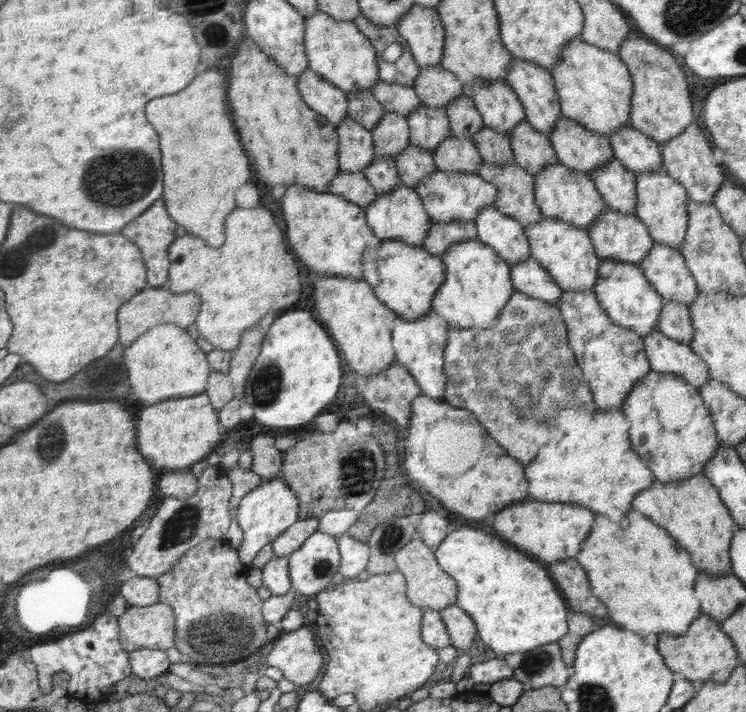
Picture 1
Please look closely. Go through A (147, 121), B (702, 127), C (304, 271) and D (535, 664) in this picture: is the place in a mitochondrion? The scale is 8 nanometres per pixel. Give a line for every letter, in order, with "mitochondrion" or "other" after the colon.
A: other
B: other
C: other
D: mitochondrion

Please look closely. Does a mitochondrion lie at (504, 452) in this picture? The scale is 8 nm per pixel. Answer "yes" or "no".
no

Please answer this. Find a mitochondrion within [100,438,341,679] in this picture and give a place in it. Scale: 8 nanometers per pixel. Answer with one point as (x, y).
(217, 634)

